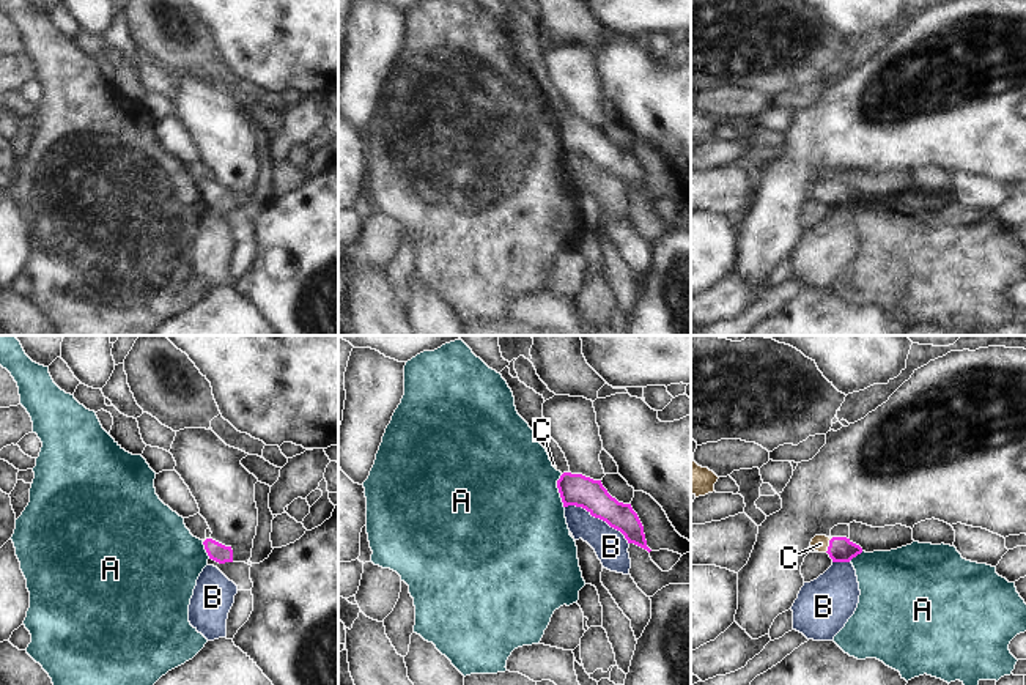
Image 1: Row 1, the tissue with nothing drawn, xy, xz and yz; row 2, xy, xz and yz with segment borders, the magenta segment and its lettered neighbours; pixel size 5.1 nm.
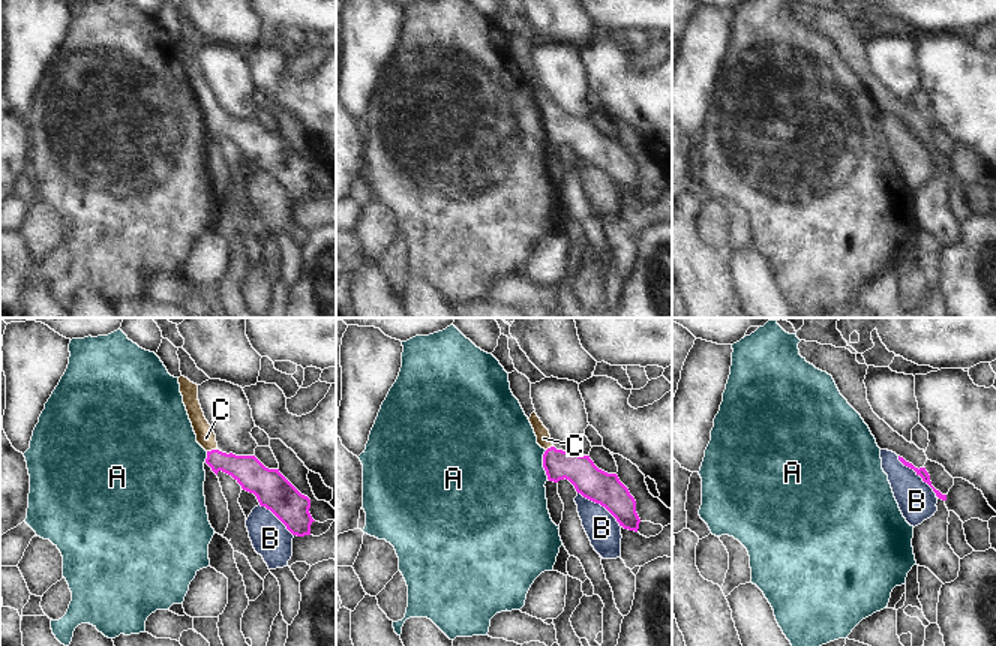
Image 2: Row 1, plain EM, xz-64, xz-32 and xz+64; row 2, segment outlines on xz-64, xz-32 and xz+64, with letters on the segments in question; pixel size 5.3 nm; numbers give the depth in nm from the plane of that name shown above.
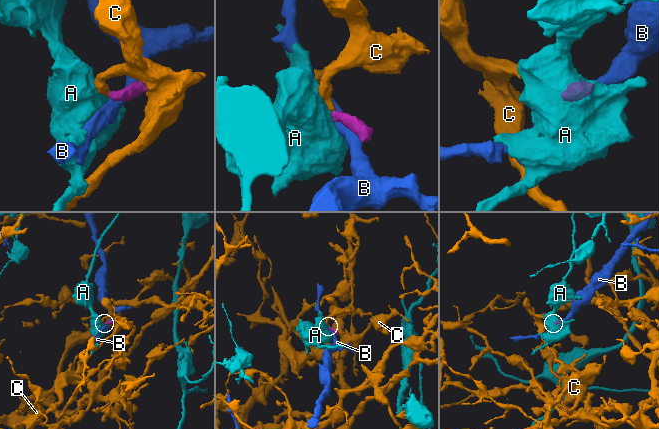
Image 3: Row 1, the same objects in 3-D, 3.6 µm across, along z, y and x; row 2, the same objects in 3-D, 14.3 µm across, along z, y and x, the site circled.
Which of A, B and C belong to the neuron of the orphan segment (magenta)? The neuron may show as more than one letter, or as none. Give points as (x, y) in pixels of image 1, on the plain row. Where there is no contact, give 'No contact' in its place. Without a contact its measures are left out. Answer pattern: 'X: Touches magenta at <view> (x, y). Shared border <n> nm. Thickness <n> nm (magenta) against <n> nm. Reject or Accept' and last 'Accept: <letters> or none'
A: Touches magenta at xz (559, 139). Shared border 180 nm. Thickness 160 nm (magenta) against 500 nm. Reject
B: Touches magenta at xz (598, 164). Shared border 380 nm. Thickness 160 nm (magenta) against 170 nm. Reject
C: Touches magenta at yz (830, 192). Shared border 80 nm. Thickness 130 nm (magenta) against 90 nm. Accept
Accept: C

